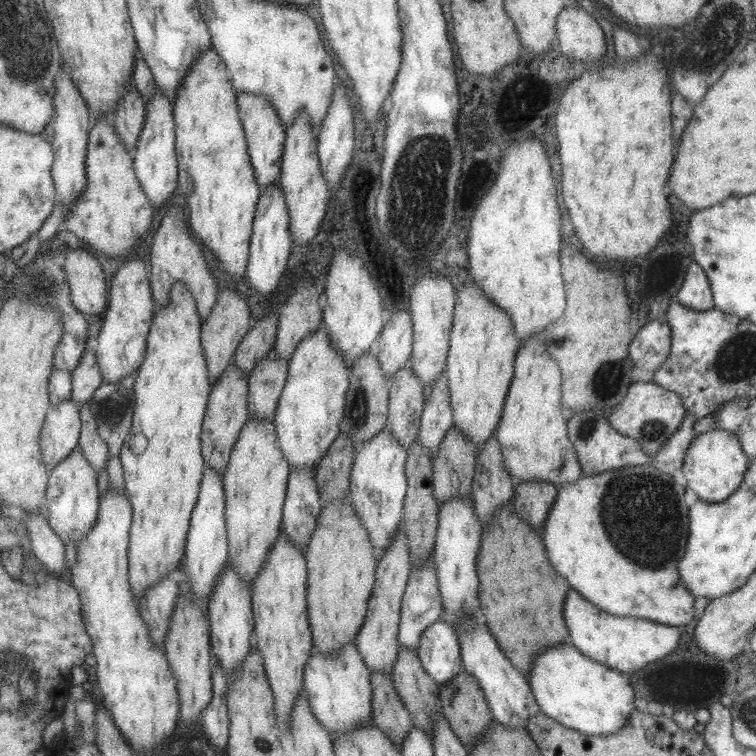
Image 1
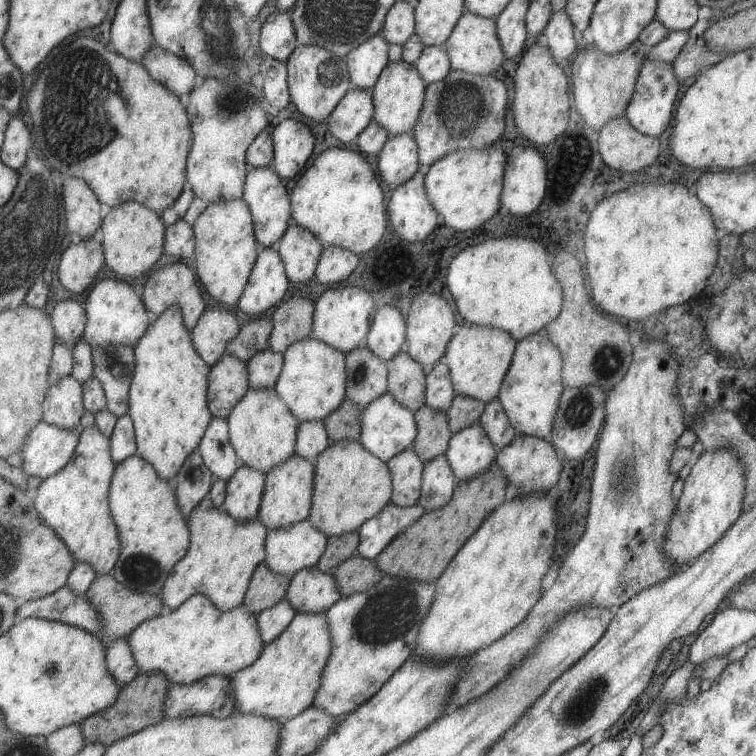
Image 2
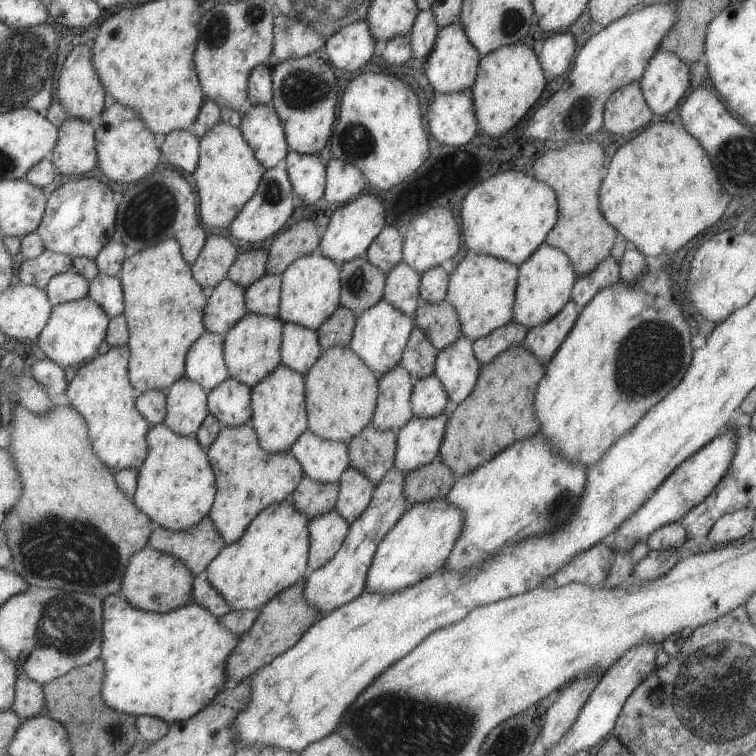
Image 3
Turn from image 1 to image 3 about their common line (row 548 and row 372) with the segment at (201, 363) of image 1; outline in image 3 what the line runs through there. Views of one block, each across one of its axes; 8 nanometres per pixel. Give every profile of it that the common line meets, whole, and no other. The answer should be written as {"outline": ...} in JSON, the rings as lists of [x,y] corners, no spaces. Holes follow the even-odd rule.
{"outline":[[[174,238],[162,239],[155,246],[135,251],[121,263],[118,272],[123,293],[123,316],[126,318],[129,349],[128,379],[137,394],[151,389],[160,391],[184,375],[184,358],[188,348],[203,334],[202,316],[206,305],[206,291],[193,280],[190,265],[181,256],[180,246]]]}

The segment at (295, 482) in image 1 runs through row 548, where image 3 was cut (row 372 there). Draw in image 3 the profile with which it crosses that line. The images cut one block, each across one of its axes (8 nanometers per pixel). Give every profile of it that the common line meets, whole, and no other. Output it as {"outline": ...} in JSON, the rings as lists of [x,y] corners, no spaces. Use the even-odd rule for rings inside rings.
{"outline":[[[298,324],[282,326],[280,359],[285,366],[304,375],[321,351],[316,331]]]}

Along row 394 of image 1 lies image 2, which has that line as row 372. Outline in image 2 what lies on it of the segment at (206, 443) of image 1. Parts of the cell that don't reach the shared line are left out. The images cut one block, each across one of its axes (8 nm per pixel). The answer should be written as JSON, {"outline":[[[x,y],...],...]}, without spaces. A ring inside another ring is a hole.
{"outline":[[[227,352],[210,366],[206,399],[212,417],[227,418],[229,411],[245,394],[248,386],[247,365]]]}

